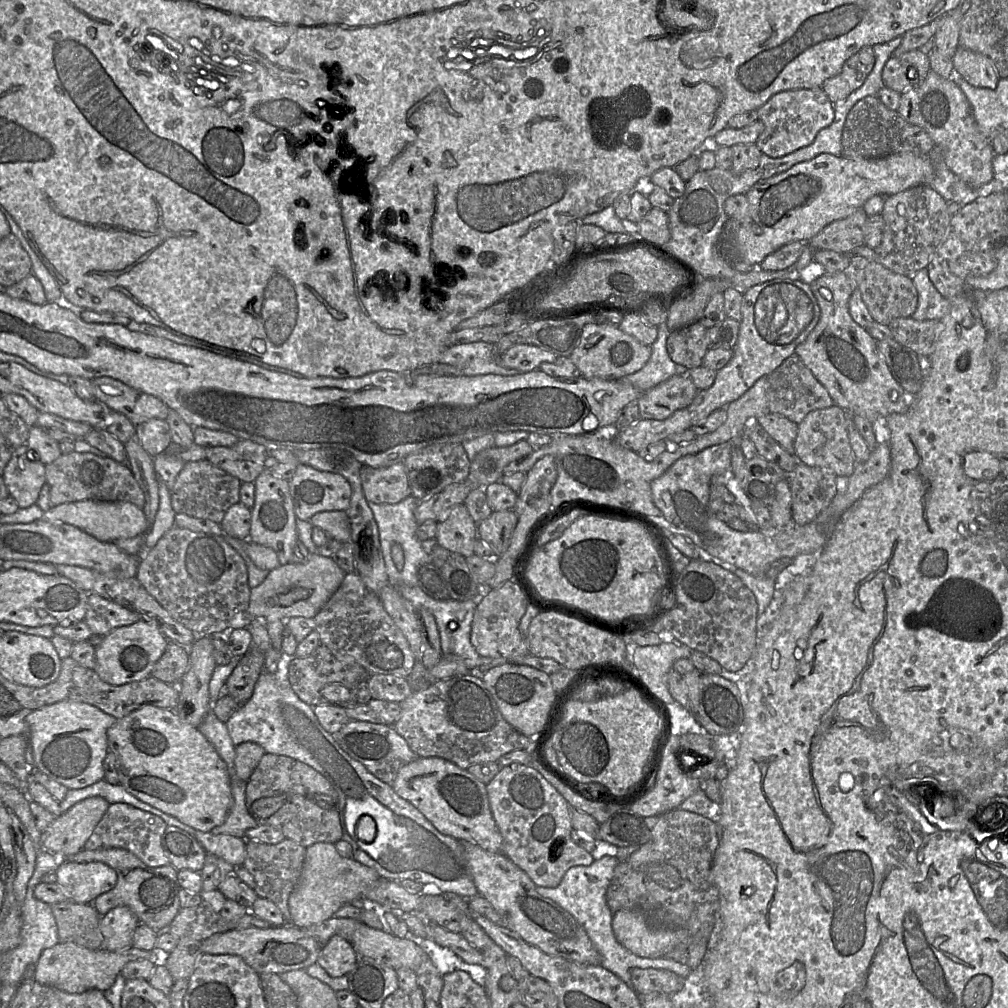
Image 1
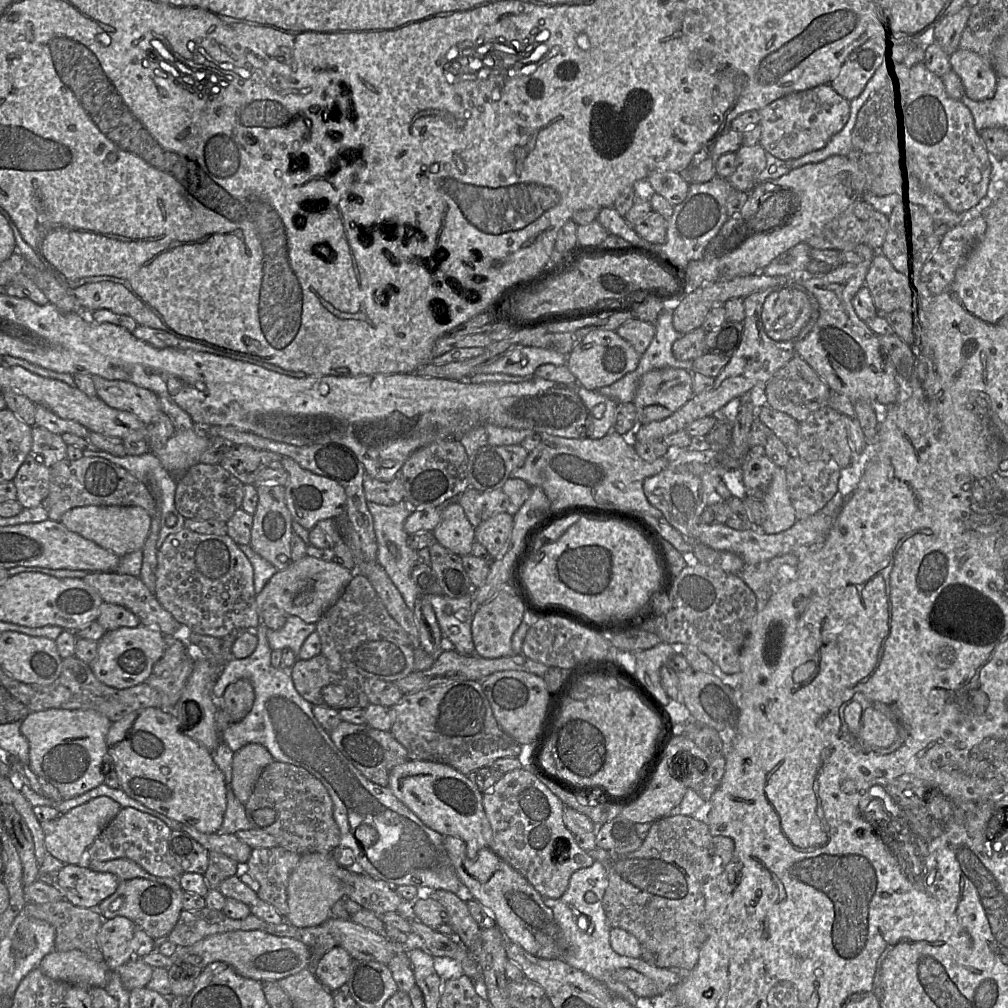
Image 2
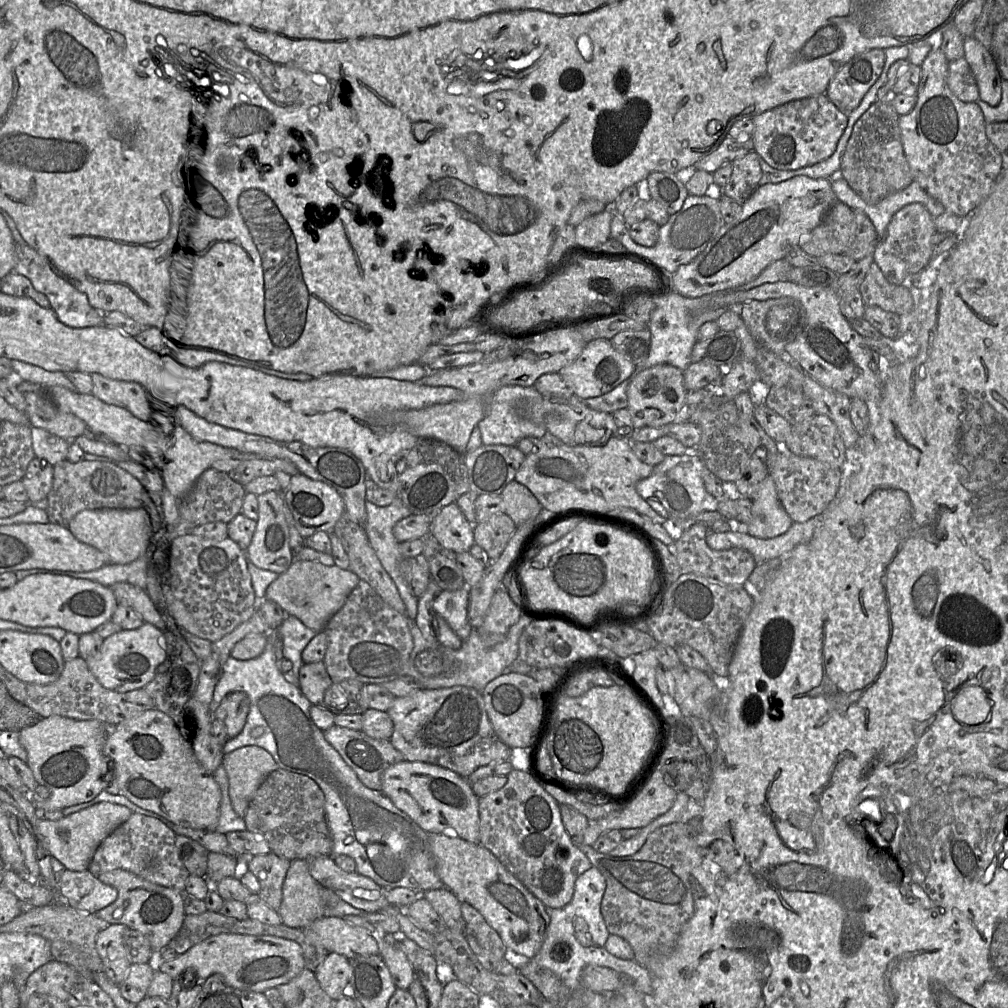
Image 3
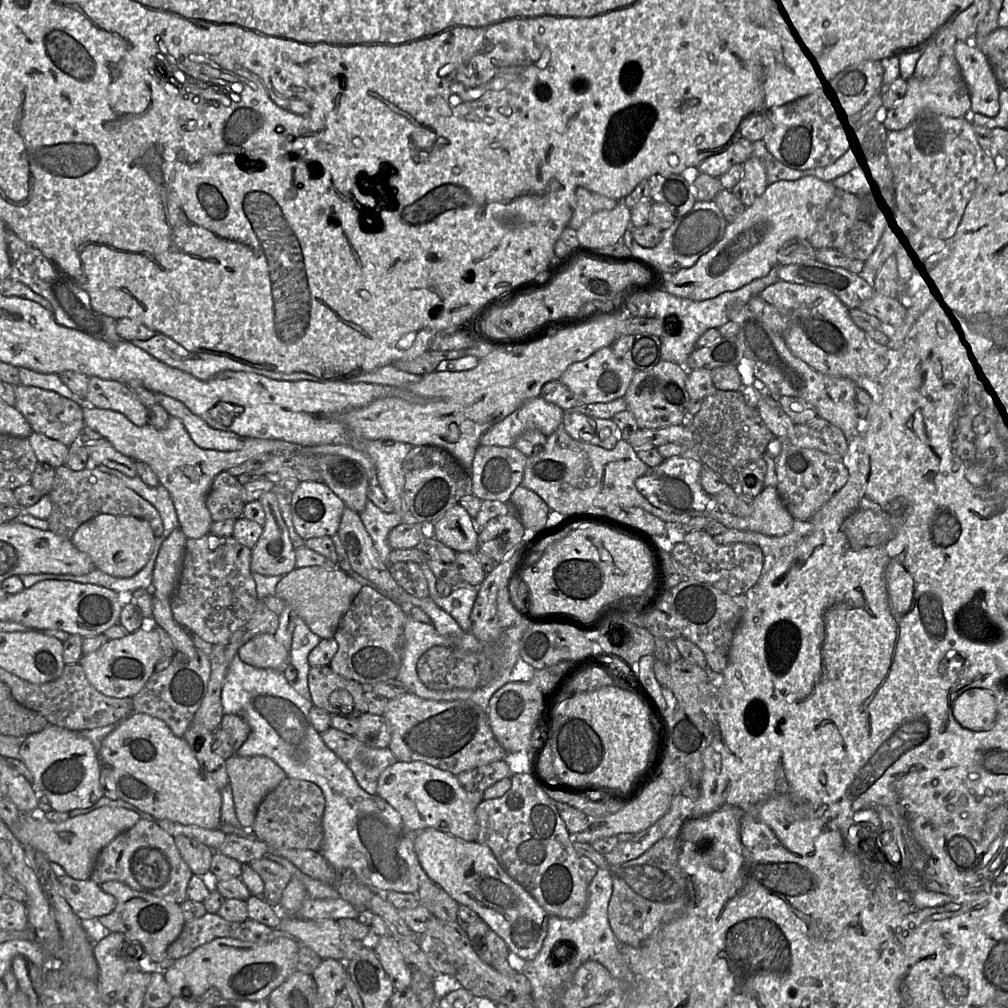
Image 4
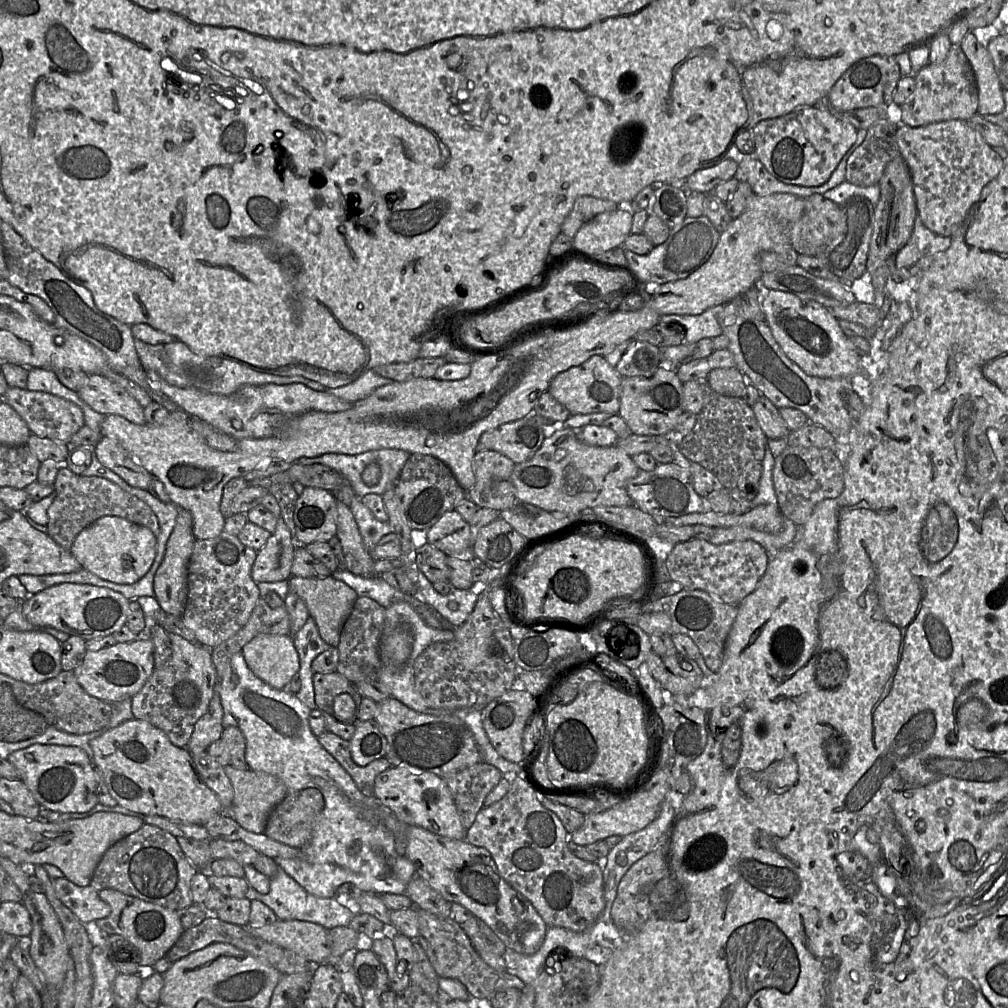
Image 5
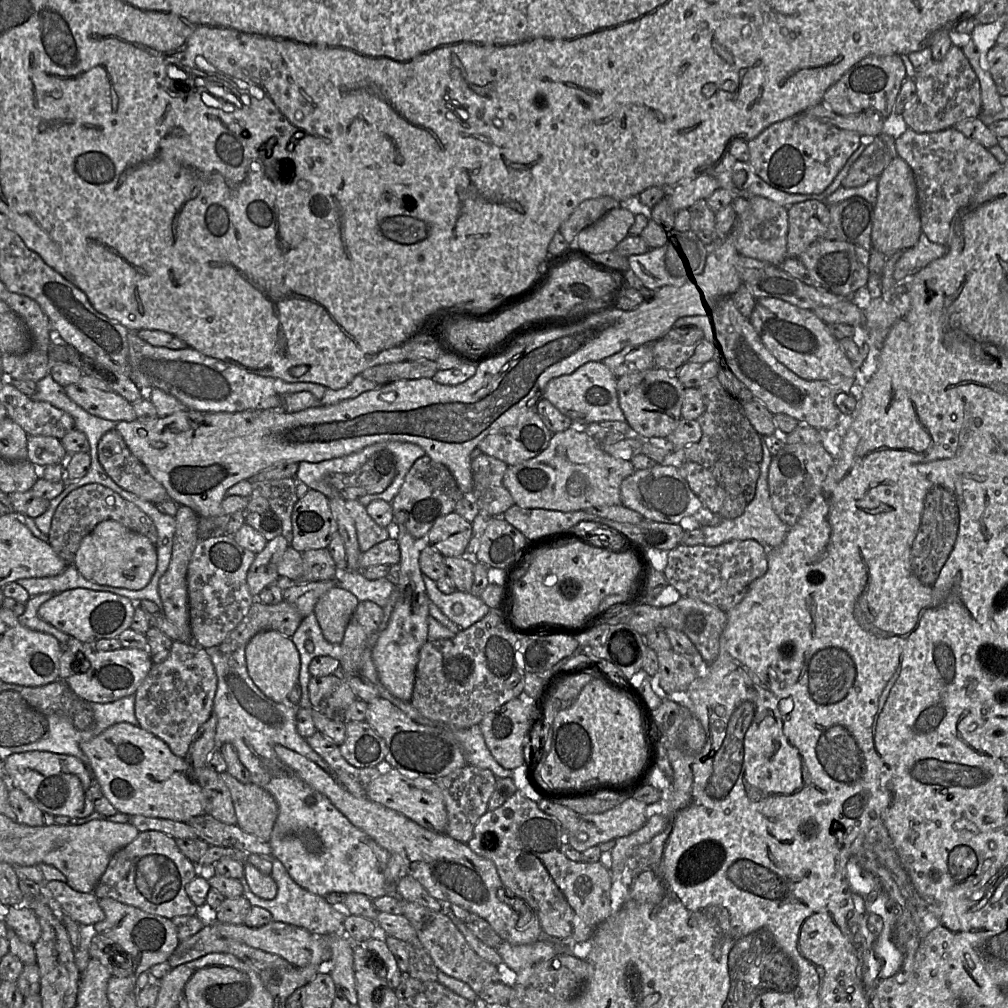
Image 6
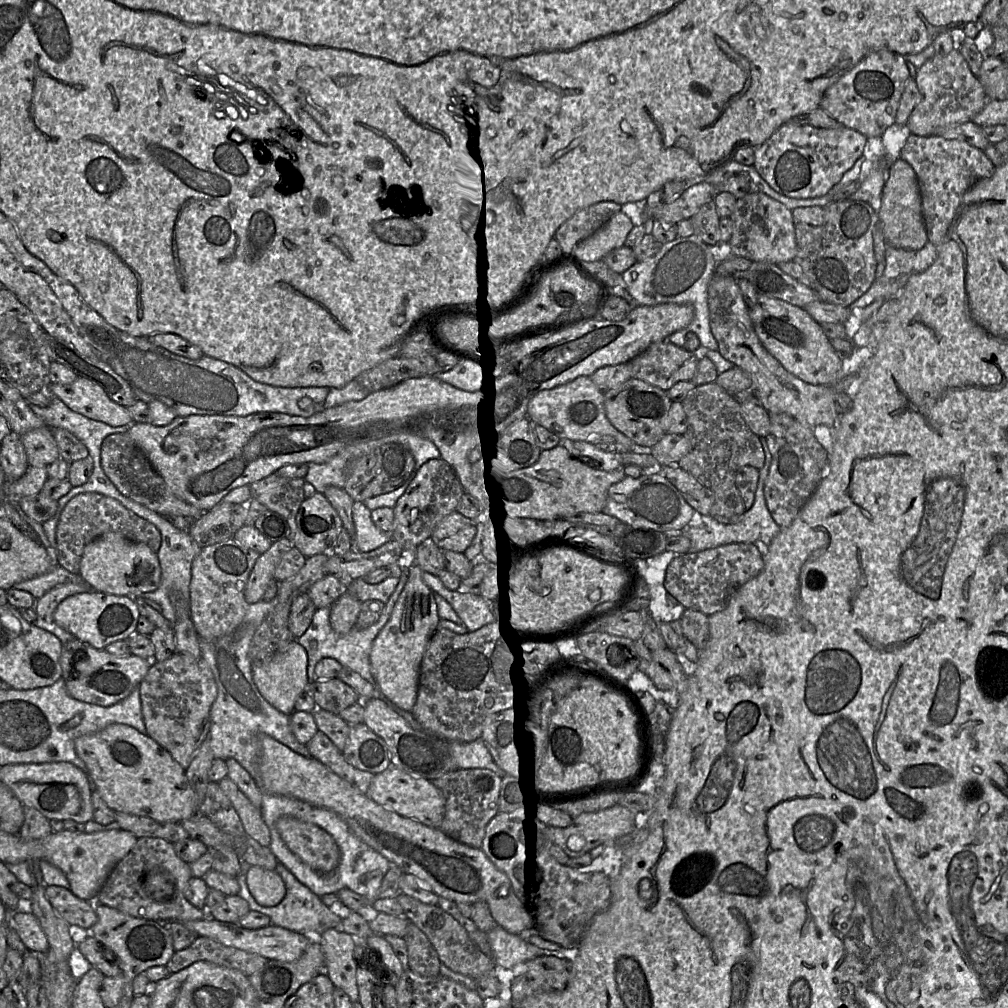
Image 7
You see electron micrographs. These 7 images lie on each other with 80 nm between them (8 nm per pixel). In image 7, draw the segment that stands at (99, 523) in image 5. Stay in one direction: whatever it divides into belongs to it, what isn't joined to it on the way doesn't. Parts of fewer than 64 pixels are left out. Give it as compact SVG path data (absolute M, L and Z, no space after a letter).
M116 532L105 533L85 546L79 574L94 590L115 596L152 592L161 582L157 554L147 545L131 541Z

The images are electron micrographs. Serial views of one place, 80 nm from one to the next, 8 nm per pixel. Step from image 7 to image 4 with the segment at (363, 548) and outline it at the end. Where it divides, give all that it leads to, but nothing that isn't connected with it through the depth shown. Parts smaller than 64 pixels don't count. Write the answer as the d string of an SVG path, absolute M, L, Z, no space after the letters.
M369 500L366 502L364 510L359 513L359 517L372 539L380 559L389 565L388 559L392 549L388 544L387 537L394 527L403 523L403 519L394 511L383 512Z

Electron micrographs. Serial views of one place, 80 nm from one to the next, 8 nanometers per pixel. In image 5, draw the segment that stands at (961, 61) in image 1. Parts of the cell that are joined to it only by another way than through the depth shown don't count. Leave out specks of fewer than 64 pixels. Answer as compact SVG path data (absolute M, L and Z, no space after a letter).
M969 31L959 45L973 69L978 87L978 114L999 114L1005 108L1003 88L991 55Z

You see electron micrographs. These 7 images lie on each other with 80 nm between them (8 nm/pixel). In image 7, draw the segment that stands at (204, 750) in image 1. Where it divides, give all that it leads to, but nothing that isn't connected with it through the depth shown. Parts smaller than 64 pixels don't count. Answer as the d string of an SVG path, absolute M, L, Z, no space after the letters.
M111 724L97 733L76 738L74 748L77 756L86 765L93 788L115 812L147 817L158 822L177 823L197 813L197 796L188 782L186 770L149 735L126 724Z

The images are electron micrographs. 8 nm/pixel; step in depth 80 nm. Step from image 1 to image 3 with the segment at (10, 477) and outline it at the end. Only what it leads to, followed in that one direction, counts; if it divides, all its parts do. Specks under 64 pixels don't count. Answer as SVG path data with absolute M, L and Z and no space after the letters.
M35 457L29 463L22 483L28 495L28 503L38 502L47 497L52 481L53 466L44 459Z

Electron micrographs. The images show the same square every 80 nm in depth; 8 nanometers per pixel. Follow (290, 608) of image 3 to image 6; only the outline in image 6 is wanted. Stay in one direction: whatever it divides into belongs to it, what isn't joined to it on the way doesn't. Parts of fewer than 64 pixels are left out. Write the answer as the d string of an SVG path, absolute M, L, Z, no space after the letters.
M338 585L332 587L318 600L314 614L328 642L341 644L358 603L355 595Z

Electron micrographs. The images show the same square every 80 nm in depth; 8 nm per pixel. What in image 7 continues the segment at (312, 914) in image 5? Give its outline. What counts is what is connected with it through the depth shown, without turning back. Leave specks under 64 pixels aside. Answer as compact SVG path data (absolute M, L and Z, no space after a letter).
M277 863L275 871L281 876L285 884L286 894L278 905L272 907L261 906L256 902L249 891L245 875L239 874L236 877L239 884L237 895L248 903L251 911L257 911L268 916L272 925L299 932L305 936L320 936L327 929L340 929L343 918L343 913L340 910L326 906L322 902L321 897L314 894L308 887L299 882L282 863Z

